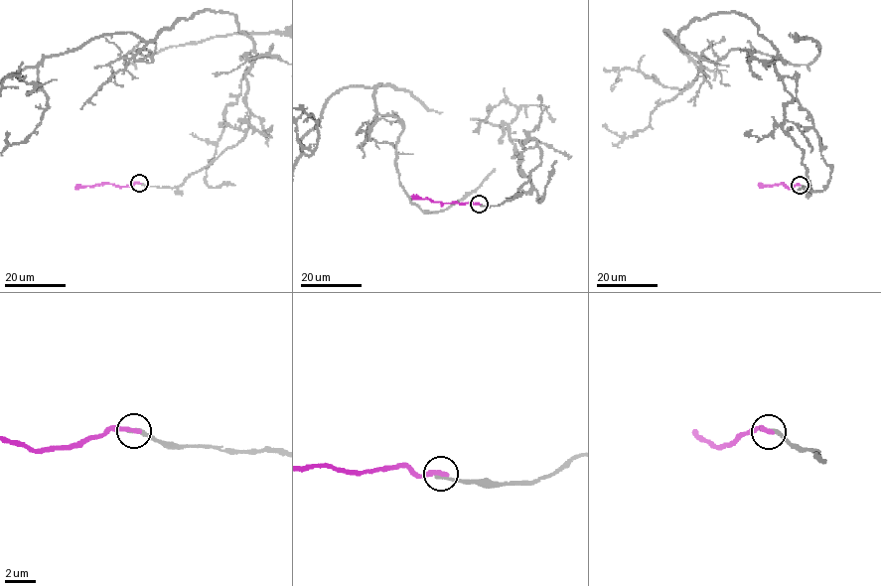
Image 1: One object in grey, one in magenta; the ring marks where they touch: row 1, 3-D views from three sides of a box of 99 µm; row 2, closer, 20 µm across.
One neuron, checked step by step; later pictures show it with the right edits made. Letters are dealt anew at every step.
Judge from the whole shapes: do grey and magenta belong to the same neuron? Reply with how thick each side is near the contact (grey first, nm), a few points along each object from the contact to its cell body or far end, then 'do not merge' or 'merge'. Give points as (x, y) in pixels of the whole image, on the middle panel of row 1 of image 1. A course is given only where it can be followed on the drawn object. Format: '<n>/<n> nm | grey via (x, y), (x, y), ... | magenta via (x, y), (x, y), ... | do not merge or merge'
280/380 nm | grey via (478, 205), (516, 198), (534, 138), (376, 84), (425, 213), (536, 122) | magenta via (478, 204), (441, 203), (411, 196) | do not merge

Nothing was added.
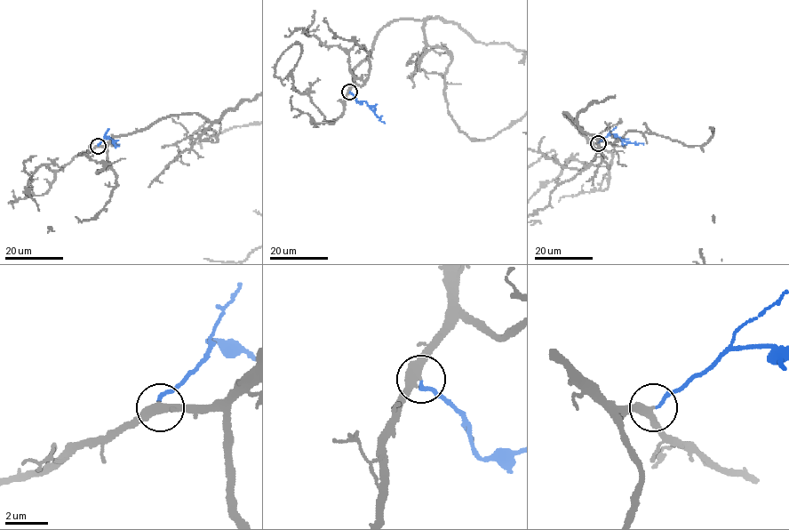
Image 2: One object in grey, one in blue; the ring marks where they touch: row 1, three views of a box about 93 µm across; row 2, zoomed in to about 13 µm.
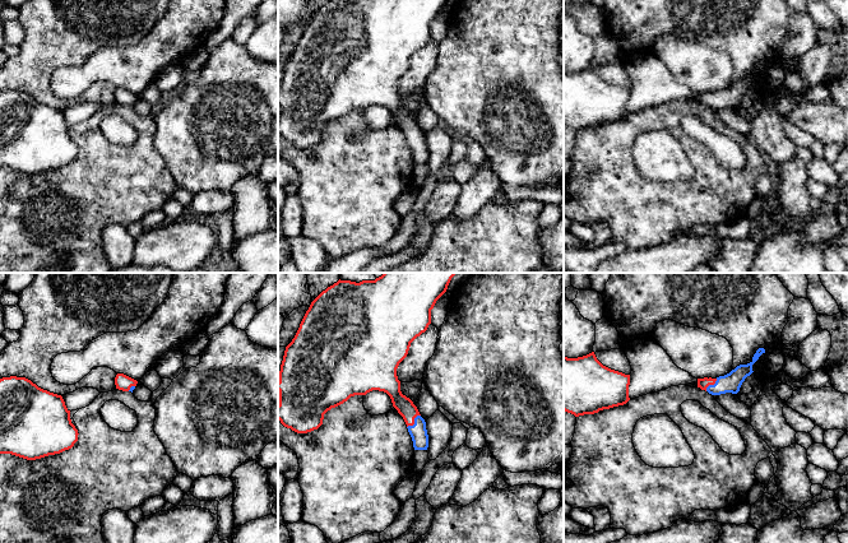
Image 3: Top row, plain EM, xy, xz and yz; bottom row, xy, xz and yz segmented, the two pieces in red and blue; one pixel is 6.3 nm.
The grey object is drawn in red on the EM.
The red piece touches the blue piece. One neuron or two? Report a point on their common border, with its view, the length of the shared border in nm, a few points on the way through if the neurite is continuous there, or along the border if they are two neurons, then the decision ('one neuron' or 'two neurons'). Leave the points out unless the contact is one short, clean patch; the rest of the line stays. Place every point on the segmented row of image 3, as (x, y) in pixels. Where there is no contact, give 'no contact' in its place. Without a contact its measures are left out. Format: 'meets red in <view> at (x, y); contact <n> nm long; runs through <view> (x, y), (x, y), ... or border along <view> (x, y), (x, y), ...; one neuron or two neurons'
meets red in xz at (413, 422); contact 120 nm long; runs through xz (404, 405), (413, 422), (418, 432); one neuron

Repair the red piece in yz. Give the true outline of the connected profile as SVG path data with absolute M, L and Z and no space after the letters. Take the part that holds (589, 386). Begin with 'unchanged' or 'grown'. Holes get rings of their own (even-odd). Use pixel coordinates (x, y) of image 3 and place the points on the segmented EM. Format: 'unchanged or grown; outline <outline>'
unchanged; outline M594 352L578 358L564 357L564 410L575 417L626 404L629 385L630 375L603 366Z

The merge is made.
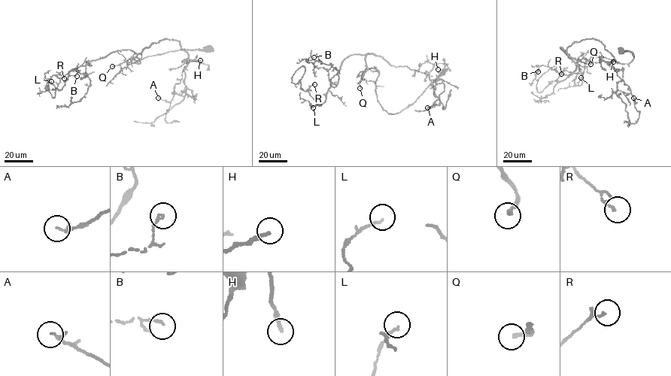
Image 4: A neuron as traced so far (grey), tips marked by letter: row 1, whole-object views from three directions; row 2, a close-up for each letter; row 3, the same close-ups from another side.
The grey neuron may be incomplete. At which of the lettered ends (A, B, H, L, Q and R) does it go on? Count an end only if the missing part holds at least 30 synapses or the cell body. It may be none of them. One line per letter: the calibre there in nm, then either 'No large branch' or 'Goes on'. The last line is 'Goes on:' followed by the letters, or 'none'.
A: Thickness 200 nm. No large branch
B: Thickness 140 nm. No large branch
H: Thickness 200 nm. No large branch
L: Thickness 110 nm. No large branch
Q: Thickness 240 nm. Goes on
R: Thickness 130 nm. No large branch
Goes on: Q

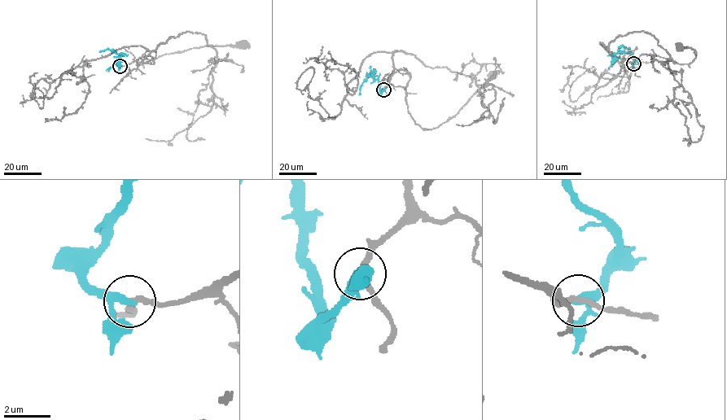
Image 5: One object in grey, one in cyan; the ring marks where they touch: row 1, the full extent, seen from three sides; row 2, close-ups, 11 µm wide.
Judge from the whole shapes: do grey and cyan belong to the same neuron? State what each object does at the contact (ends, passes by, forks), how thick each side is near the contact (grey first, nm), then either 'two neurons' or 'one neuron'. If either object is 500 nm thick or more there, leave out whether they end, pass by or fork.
grey passes by; cyan passes by; 240 nm thick on the grey side, 280 nm on the other; two neurons

